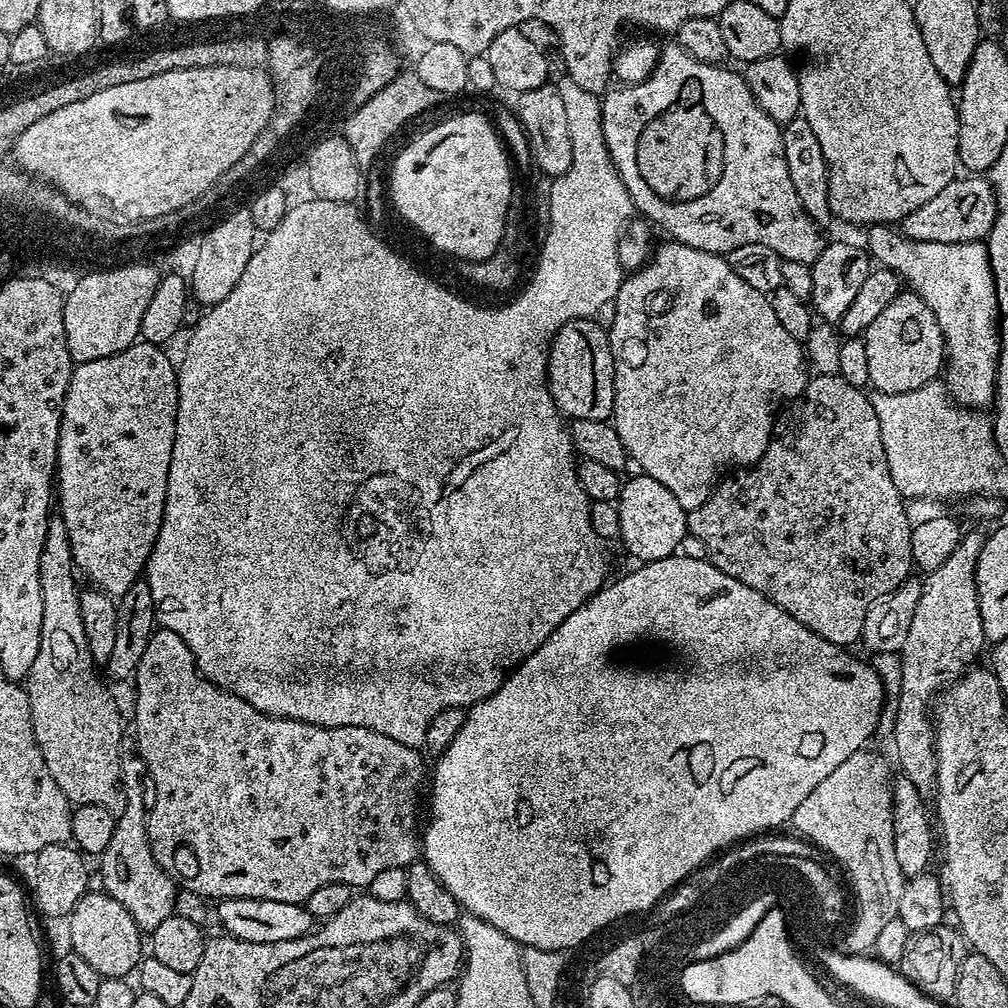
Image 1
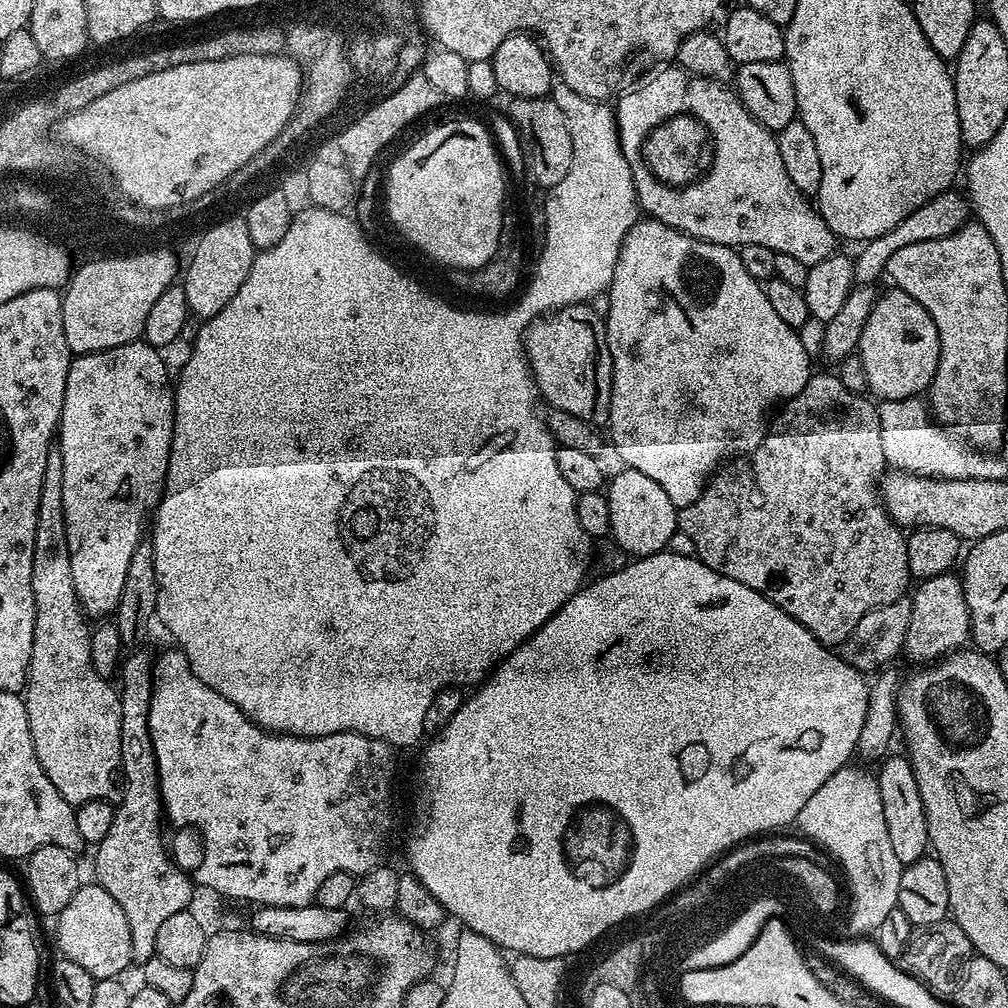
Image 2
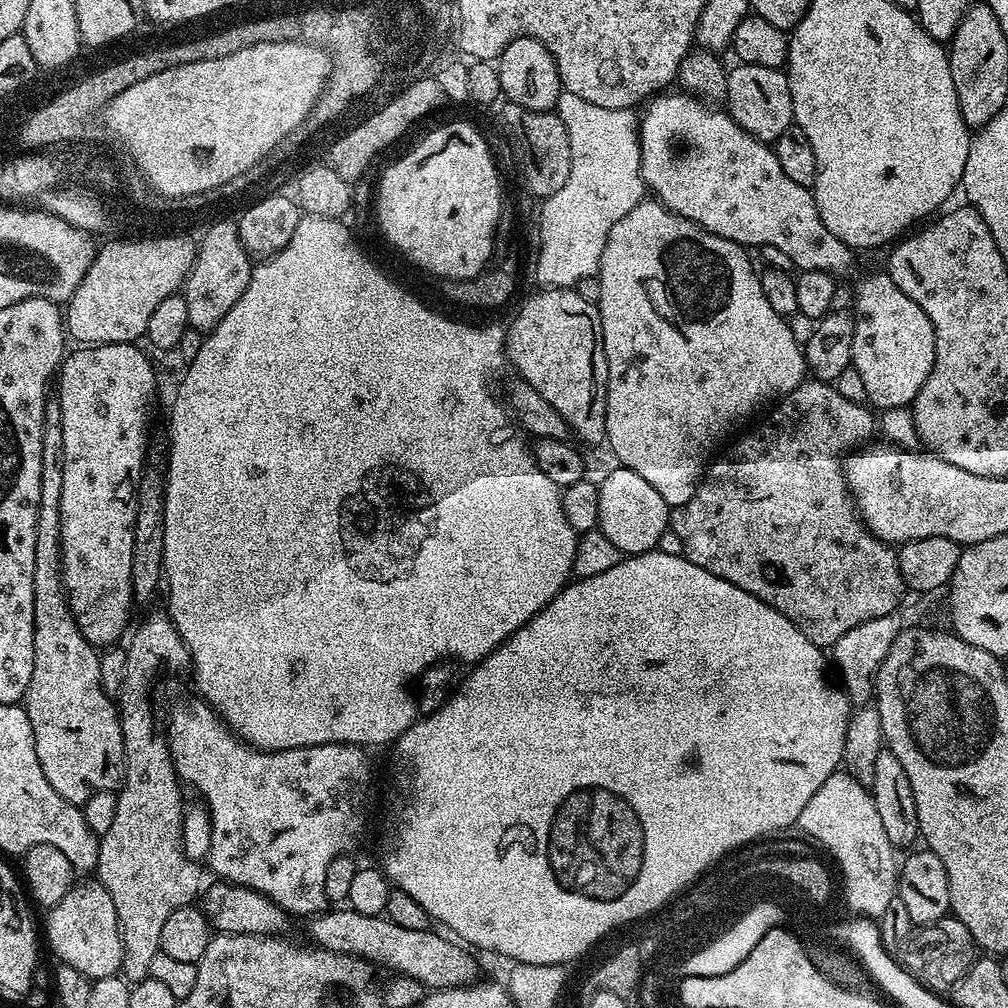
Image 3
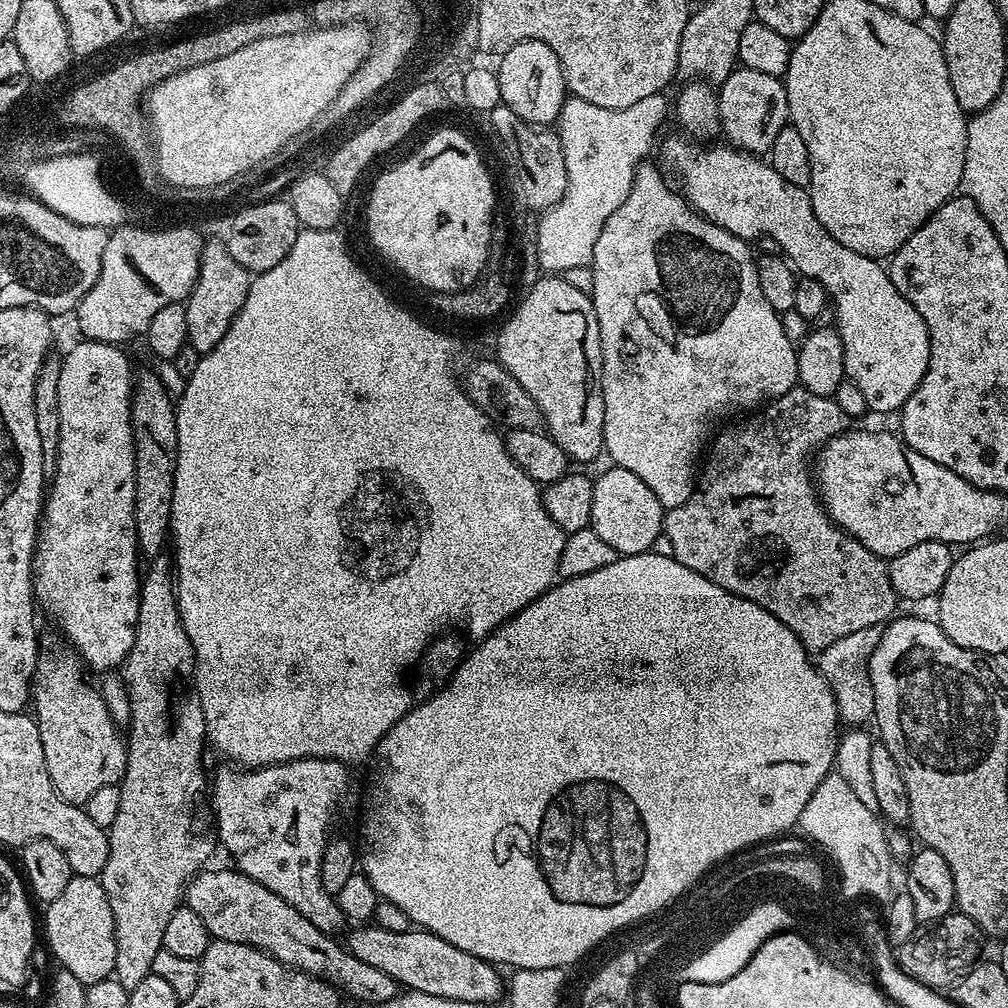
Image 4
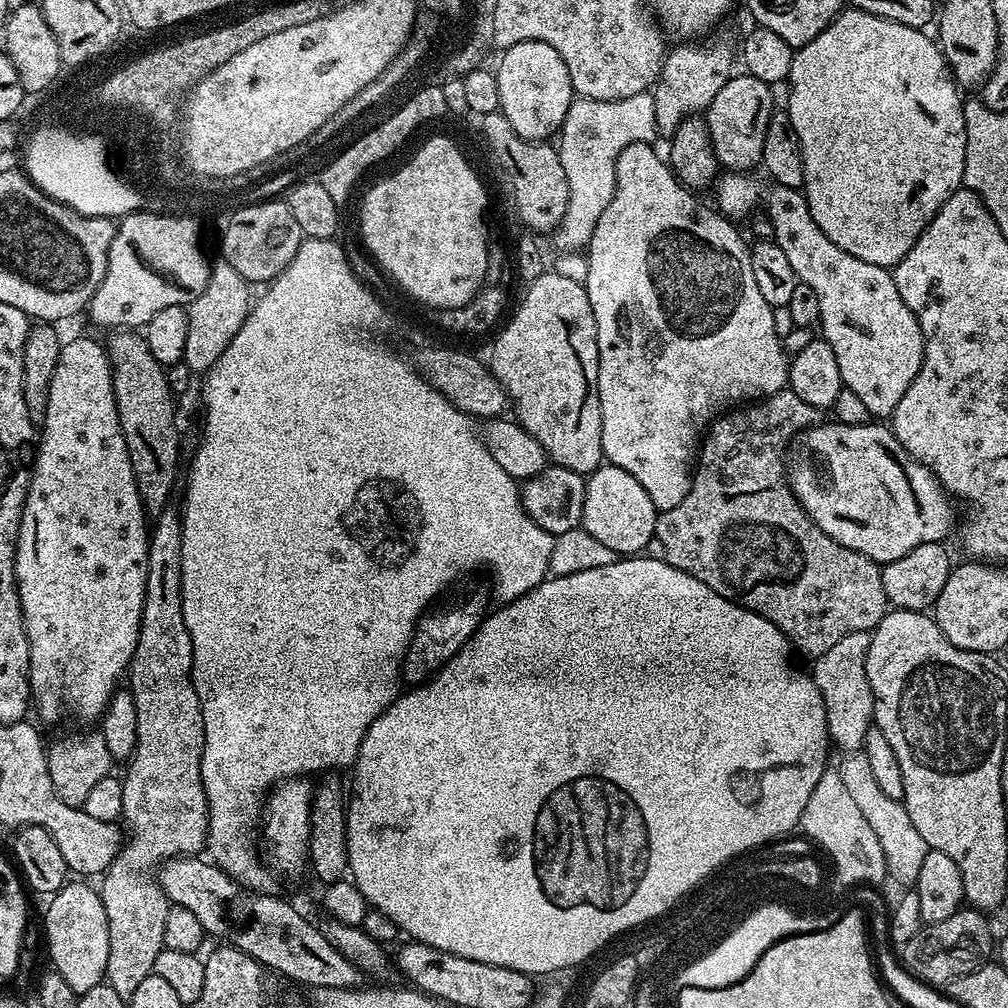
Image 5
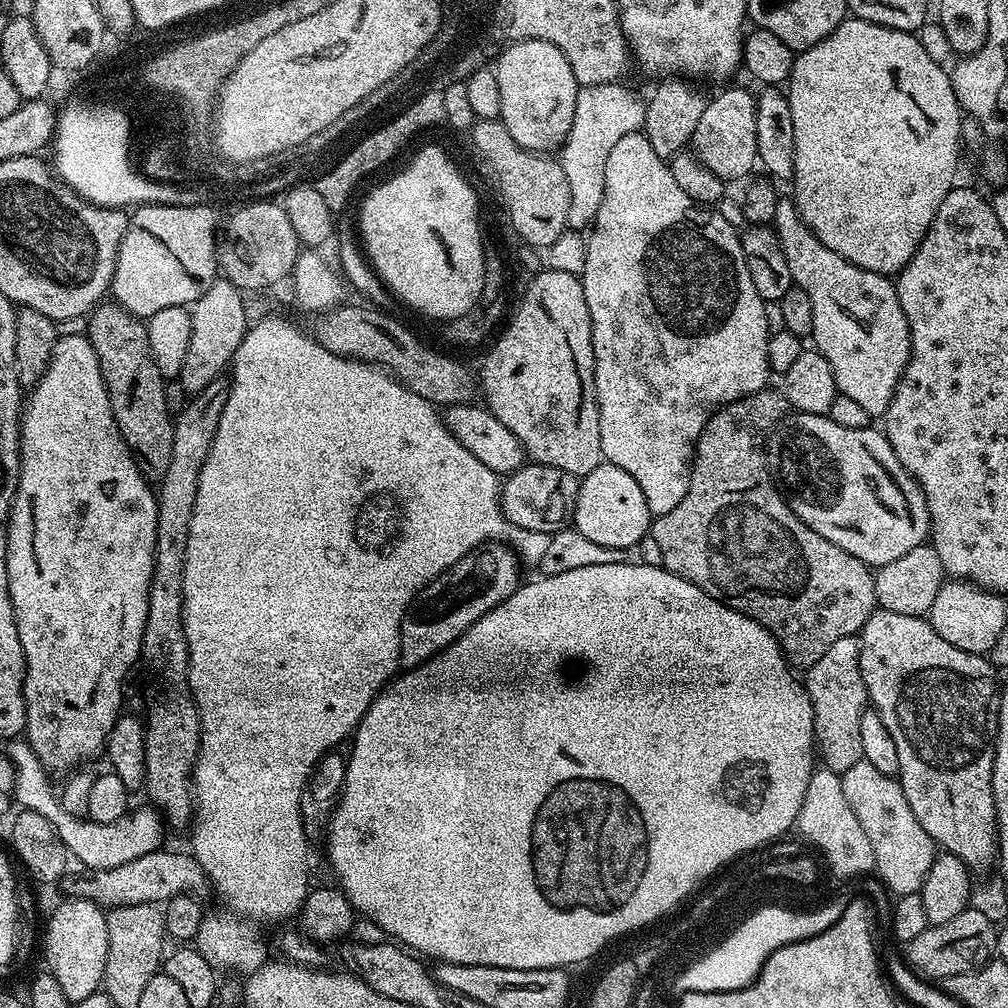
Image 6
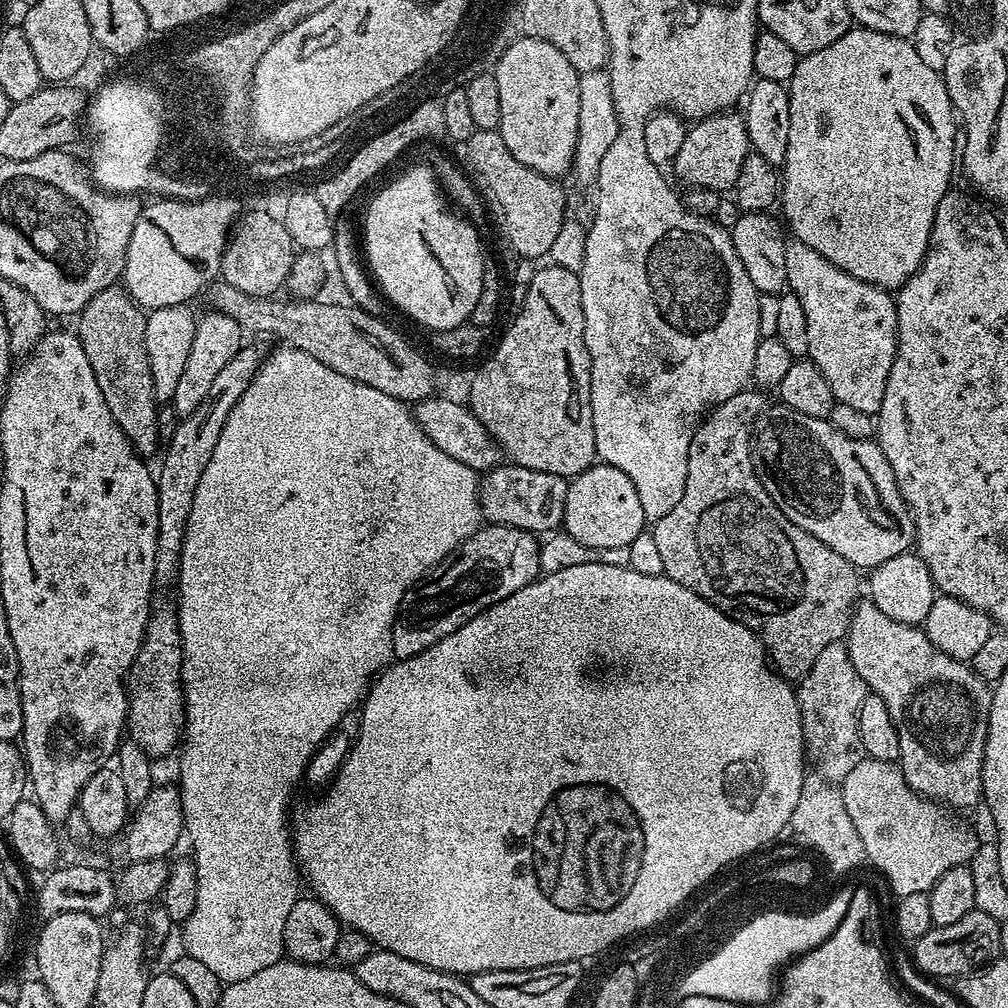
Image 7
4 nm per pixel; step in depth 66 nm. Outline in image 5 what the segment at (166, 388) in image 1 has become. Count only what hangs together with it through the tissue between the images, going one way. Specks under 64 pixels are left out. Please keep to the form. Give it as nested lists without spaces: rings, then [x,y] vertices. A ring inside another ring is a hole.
[[[80,336],[63,345],[58,358],[58,367],[54,370],[54,378],[50,380],[50,398],[46,404],[47,414],[43,419],[44,433],[39,433],[38,447],[34,452],[32,479],[28,481],[28,493],[20,519],[20,533],[16,543],[16,589],[20,595],[20,609],[24,614],[24,629],[28,635],[30,646],[30,671],[28,685],[32,687],[31,703],[48,724],[56,724],[62,716],[70,716],[82,720],[99,721],[104,715],[108,699],[117,691],[116,679],[129,671],[132,655],[140,633],[142,618],[142,602],[146,598],[146,570],[148,569],[148,542],[150,524],[146,519],[144,504],[140,501],[138,486],[134,482],[134,470],[130,462],[130,454],[126,446],[126,438],[122,434],[120,415],[116,405],[116,381],[112,375],[112,361],[108,349],[103,343],[91,340],[88,336]]]

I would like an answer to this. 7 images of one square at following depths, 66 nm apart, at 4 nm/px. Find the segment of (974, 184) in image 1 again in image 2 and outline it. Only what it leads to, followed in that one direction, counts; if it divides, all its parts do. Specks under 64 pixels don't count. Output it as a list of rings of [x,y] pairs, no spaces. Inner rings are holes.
[[[956,190],[942,192],[933,200],[927,200],[925,204],[918,206],[918,210],[914,210],[914,214],[906,214],[906,218],[902,218],[902,222],[898,222],[898,226],[894,226],[894,230],[886,230],[886,234],[867,241],[861,247],[864,249],[858,254],[855,253],[852,262],[855,283],[875,285],[876,279],[882,276],[887,269],[891,255],[897,250],[902,250],[902,246],[910,246],[914,242],[930,242],[930,238],[946,238],[964,224],[969,223],[969,201],[961,193],[960,196]]]

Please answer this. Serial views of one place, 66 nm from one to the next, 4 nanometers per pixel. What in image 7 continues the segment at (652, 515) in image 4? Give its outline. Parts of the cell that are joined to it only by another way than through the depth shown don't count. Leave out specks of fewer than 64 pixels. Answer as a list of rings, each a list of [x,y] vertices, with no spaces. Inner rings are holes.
[[[603,462],[593,464],[581,476],[571,477],[562,528],[584,546],[628,547],[646,528],[642,502],[638,502],[638,490],[634,490],[634,482],[630,482],[622,470]]]

